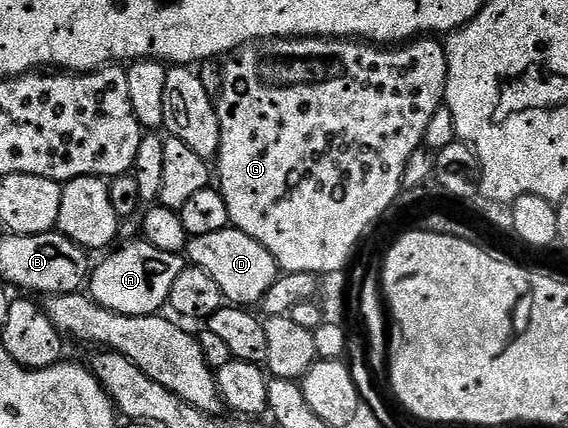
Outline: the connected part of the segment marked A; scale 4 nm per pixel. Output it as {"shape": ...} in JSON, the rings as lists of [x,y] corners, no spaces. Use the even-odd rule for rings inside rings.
{"shape":[[[145,241],[130,243],[91,270],[88,294],[104,309],[121,315],[157,315],[169,304],[172,285],[187,265],[179,253],[156,249]]]}

